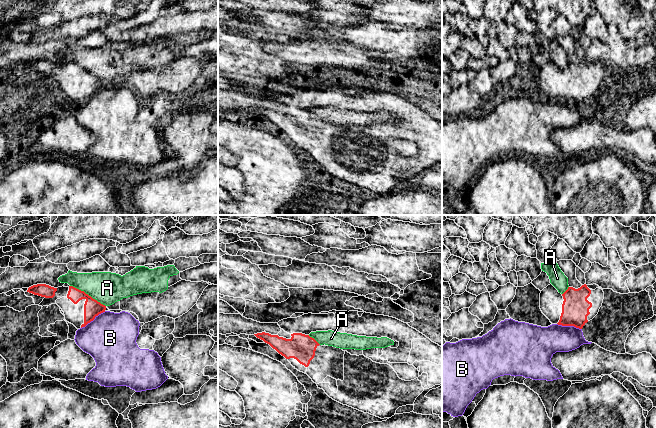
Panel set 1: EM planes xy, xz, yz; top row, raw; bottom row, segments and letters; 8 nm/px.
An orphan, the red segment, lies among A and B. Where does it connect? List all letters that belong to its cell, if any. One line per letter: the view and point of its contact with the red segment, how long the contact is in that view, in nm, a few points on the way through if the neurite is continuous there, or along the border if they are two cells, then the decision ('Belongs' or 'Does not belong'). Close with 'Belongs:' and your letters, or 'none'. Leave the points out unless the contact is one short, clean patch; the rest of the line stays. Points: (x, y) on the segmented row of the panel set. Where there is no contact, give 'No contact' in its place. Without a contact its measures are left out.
A: Touches red at xy (87, 294). Shared border 340 nm. Boundary: xy (70, 285), (83, 290), (105, 306). Does not belong
B: Touches red at xy (93, 319). Shared border 240 nm. Boundary: xy (105, 311), (98, 314), (81, 328). Does not belong
Belongs: none

